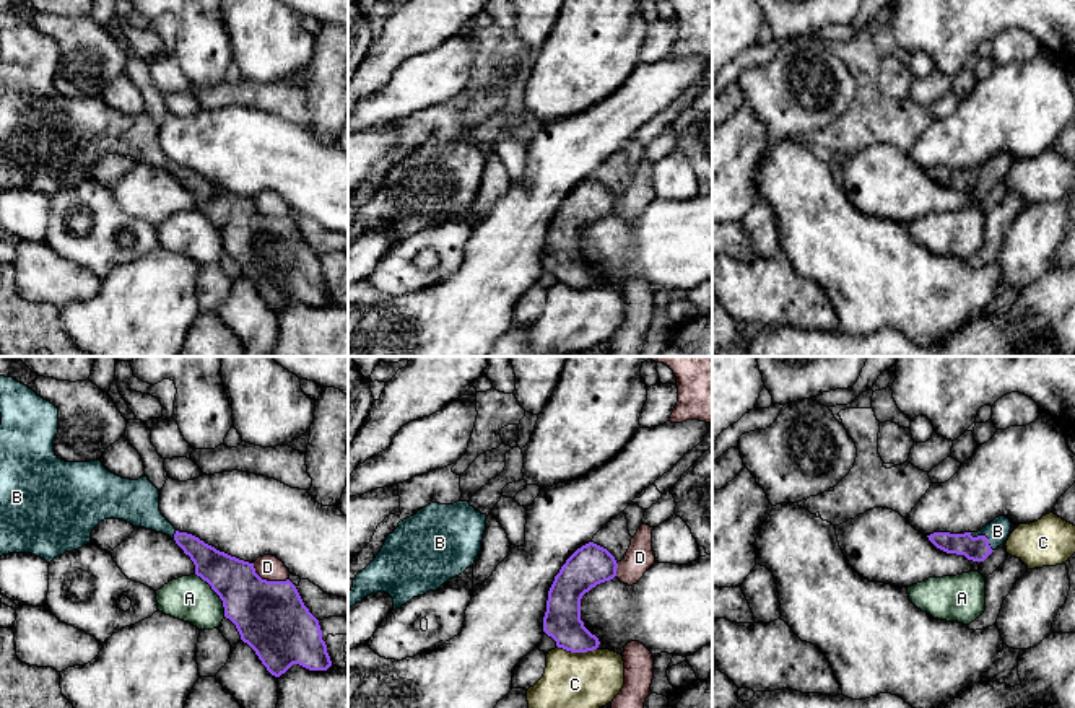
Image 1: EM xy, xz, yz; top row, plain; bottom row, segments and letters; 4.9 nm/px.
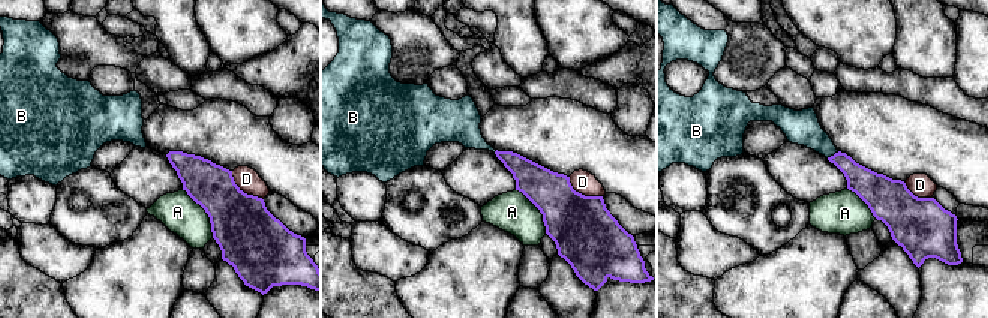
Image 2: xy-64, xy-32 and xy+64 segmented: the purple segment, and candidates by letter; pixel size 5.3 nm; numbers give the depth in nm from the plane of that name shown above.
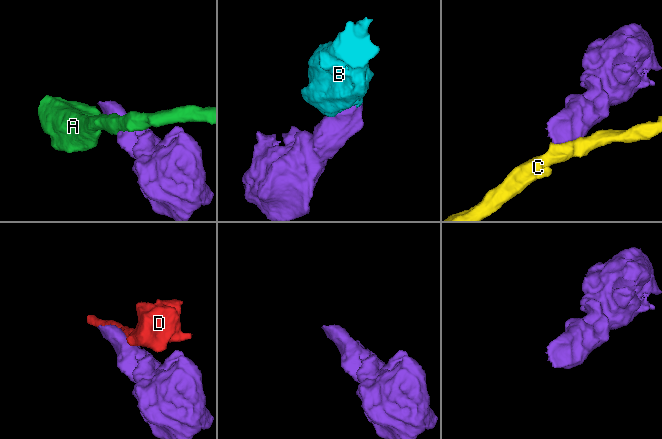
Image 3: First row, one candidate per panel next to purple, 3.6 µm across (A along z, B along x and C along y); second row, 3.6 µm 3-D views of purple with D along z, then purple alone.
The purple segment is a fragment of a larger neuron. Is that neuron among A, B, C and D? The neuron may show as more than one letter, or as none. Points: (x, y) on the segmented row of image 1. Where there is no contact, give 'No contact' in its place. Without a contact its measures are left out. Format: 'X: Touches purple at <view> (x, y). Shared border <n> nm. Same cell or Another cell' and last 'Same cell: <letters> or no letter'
A: Touches purple at xy (215, 591). Shared border 260 nm. Another cell
B: Touches purple at yz (984, 536). Shared border 150 nm. Same cell
C: Touches purple at xz (576, 651). Shared border 200 nm. Another cell
D: Touches purple at xy (269, 581). Shared border 200 nm. Another cell
Same cell: B

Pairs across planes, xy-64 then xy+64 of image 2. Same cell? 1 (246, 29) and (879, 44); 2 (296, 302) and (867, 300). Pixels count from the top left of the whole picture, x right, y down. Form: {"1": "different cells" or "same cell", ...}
{"1": "different cells", "2": "different cells"}

